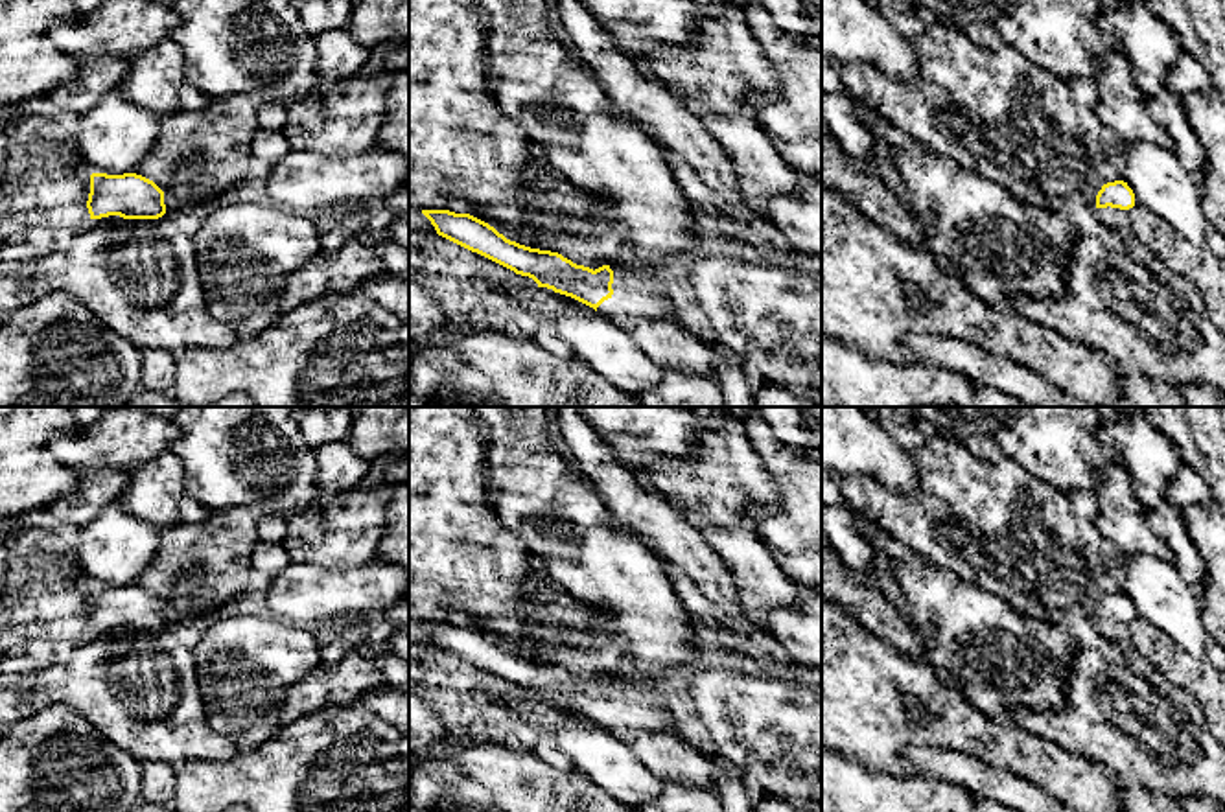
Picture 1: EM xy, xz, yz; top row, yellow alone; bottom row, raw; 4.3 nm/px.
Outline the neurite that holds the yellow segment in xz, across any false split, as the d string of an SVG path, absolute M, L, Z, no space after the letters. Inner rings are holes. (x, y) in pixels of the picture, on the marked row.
M422 210L422 214L431 221L438 236L496 261L516 274L532 278L538 287L547 287L554 293L571 296L612 320L647 317L676 322L676 309L663 293L656 271L647 271L630 263L589 269L573 263L558 252L531 249L510 241L494 226L470 214L455 214L449 210Z

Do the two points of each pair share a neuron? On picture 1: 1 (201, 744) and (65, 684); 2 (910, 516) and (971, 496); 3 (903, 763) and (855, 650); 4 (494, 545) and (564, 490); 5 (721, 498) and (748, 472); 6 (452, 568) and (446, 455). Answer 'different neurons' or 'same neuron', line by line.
1: same neuron
2: same neuron
3: same neuron
4: different neurons
5: same neuron
6: same neuron

